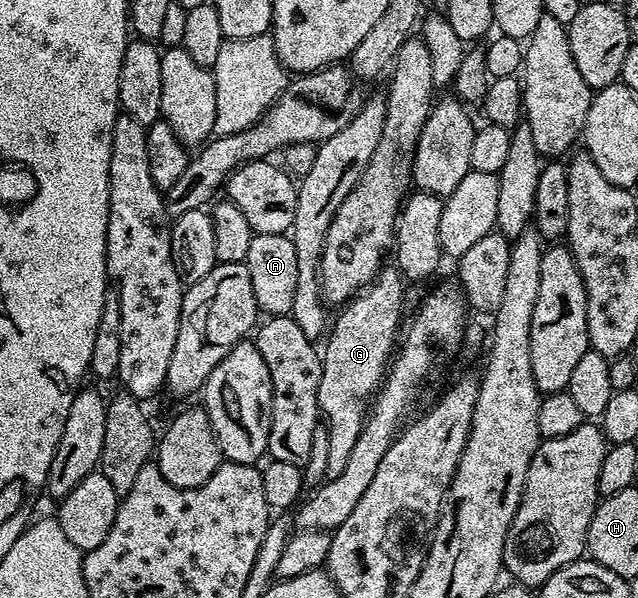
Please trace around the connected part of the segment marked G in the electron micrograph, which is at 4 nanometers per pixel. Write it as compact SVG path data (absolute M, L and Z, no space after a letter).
M395 267L381 268L372 280L372 284L357 293L339 310L340 318L337 321L335 318L334 324L327 334L328 346L323 346L322 349L322 379L318 383L318 407L322 423L327 426L330 435L329 478L342 475L342 470L350 459L350 451L354 451L354 443L358 443L358 435L370 413L370 406L390 369L390 362L394 357L392 344L395 341L397 344L398 334L401 332L400 316L404 313L404 288L406 288L406 282L400 276L399 269Z

